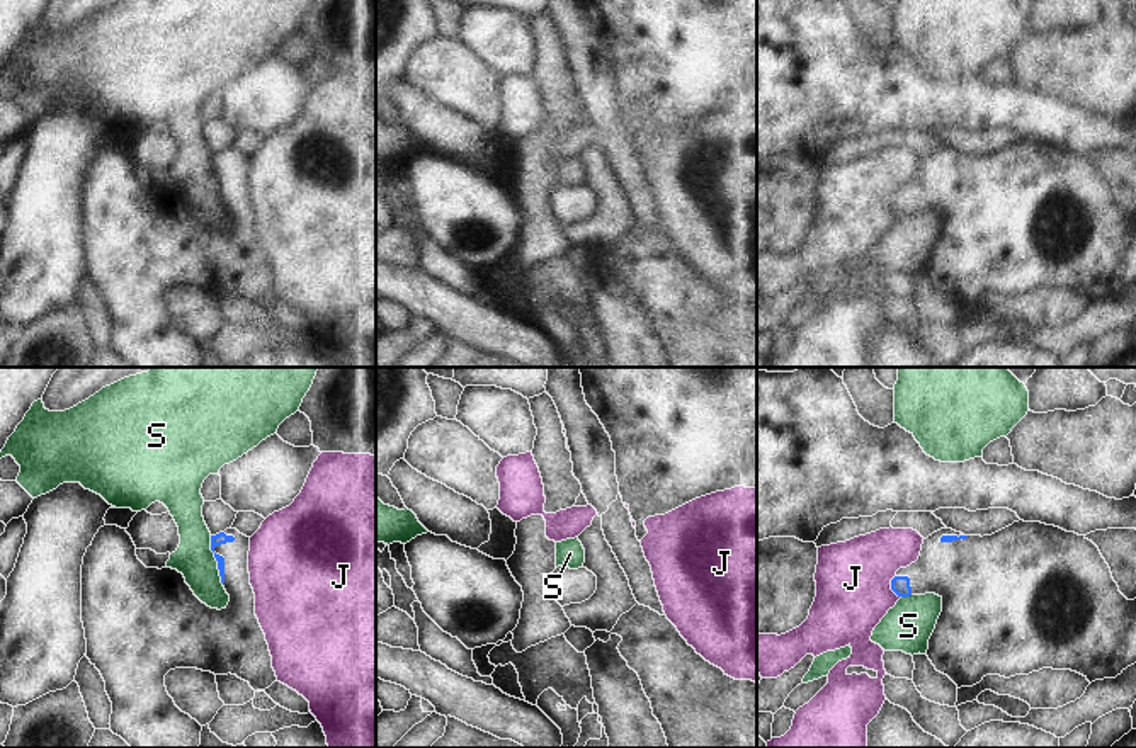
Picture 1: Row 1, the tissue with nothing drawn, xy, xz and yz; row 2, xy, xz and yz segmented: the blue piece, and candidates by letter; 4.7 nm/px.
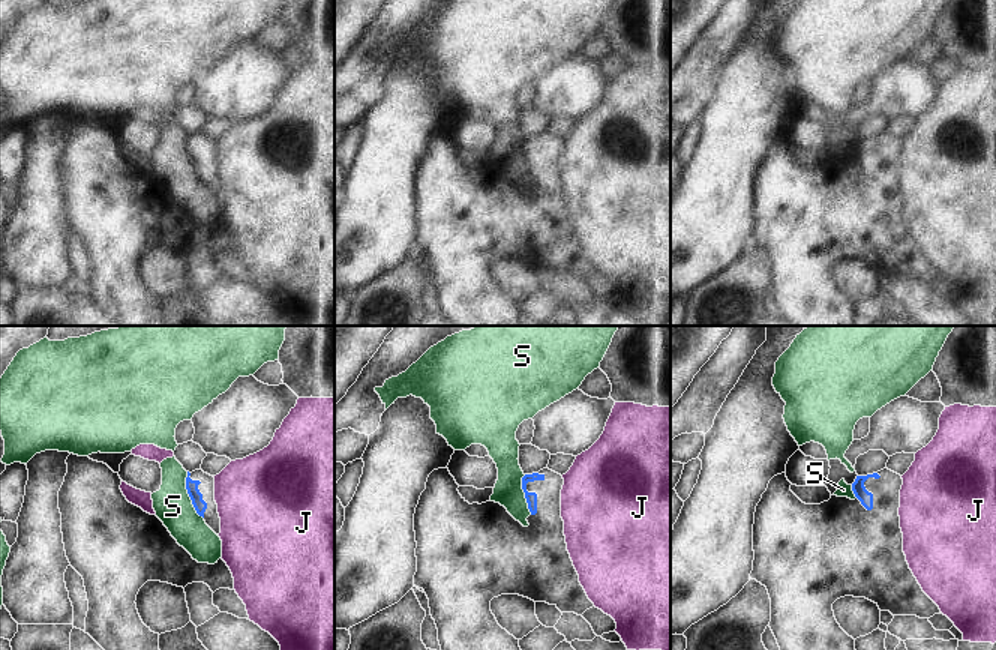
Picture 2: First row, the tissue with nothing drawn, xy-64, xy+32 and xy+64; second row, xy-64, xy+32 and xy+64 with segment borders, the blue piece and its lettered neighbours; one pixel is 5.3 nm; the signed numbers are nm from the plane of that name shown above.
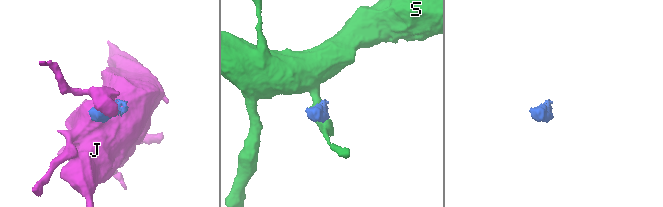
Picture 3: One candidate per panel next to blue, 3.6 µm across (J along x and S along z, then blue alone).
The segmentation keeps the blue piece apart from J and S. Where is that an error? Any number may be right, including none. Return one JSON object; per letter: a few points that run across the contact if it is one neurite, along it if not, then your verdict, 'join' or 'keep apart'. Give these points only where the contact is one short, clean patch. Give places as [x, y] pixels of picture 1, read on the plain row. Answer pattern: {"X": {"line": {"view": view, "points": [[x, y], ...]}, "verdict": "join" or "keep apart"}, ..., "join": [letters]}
{"J": {"verdict": "keep apart"}, "S": {"verdict": "keep apart"}, "join": []}

